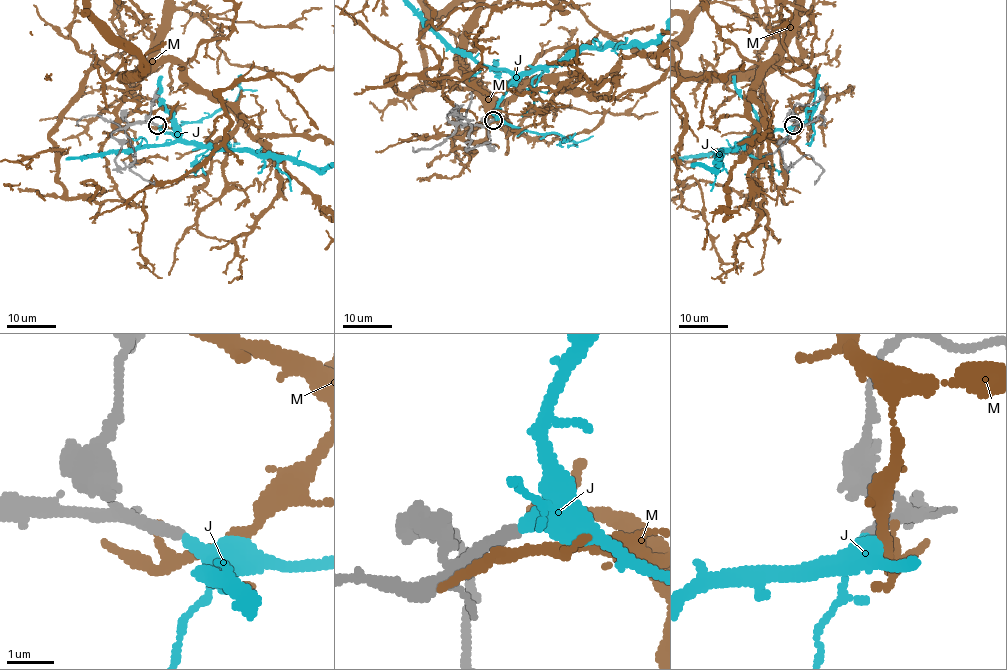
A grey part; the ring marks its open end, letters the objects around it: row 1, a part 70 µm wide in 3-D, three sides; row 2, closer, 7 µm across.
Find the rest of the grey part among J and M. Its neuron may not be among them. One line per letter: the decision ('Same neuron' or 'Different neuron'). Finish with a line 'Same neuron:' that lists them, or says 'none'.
J: Same neuron
M: Different neuron
Same neuron: J

